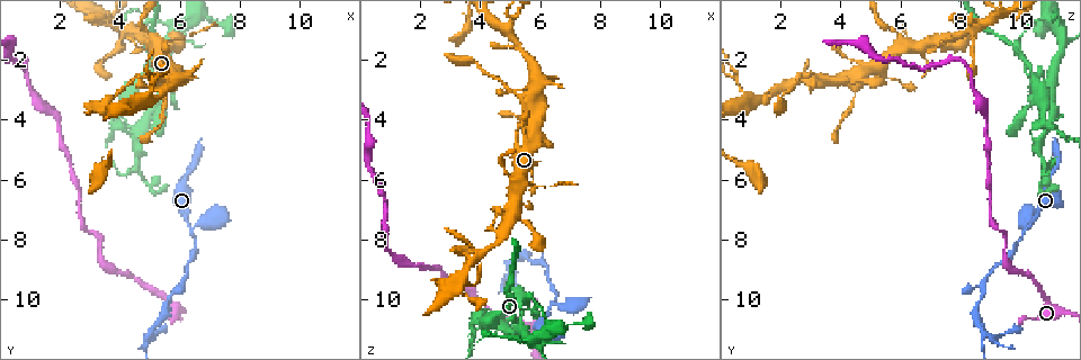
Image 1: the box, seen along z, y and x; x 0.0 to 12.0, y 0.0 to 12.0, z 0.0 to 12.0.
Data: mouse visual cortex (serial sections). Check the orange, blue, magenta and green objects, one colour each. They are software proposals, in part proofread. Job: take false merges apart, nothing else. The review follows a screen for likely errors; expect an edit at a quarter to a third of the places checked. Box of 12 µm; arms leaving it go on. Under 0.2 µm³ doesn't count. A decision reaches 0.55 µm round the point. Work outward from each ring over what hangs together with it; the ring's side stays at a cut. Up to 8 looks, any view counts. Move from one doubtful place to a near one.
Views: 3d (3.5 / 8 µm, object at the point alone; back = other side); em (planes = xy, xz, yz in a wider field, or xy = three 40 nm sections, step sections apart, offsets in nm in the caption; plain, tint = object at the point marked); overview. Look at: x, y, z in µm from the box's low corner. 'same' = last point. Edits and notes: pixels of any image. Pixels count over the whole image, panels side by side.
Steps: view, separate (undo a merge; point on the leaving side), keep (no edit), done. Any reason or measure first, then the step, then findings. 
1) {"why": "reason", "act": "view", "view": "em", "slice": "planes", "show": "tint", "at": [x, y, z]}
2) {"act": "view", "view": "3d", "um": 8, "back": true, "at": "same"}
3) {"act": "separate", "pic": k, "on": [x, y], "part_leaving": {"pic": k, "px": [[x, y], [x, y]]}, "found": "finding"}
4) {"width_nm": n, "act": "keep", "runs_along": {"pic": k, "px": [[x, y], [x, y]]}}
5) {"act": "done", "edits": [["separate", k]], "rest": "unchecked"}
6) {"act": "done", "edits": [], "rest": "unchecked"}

{"why": "branch point", "act": "view", "view": "3d", "um": 3.5, "at": [6.3, 7.6, 10.2]}

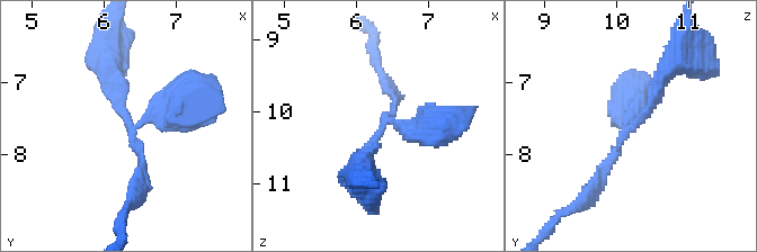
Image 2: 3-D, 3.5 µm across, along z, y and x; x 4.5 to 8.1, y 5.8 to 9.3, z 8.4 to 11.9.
{"why": "now the EM", "act": "view", "view": "em", "slice": "xy", "step": 1, "show": "tint", "at": [6.35, 7.60, 10.15]}

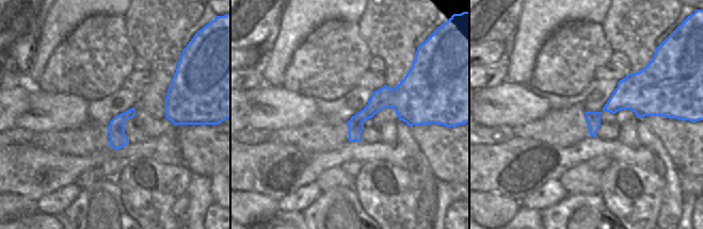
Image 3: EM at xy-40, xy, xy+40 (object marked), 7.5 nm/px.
{"act": "keep", "runs_along": {"pic": 2, "px": [[669, 68], [595, 188]]}, "found": "continuous, no second cell"}

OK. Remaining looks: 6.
{"why": "abrupt turn", "act": "view", "view": "3d", "um": 8, "at": [5.1, 11.1, 8.7]}

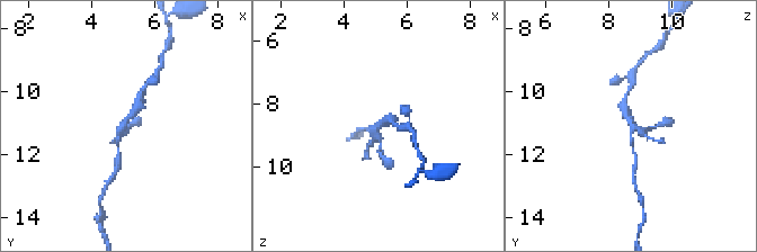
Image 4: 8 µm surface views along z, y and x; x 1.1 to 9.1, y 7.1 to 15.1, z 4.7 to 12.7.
{"act": "view", "view": "em", "slice": "xy", "step": 1, "show": "tint", "at": [5.0, 11.1, 8.7]}

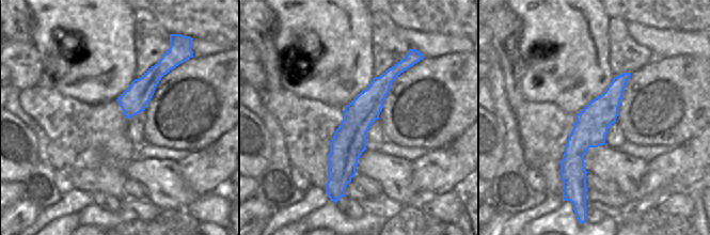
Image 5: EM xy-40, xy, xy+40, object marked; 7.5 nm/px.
{"act": "keep", "runs_along": {"pic": 5, "px": [[403, 62], [359, 114], [341, 185]]}, "found": "all the same cell"}

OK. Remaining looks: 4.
{"why": "abrupt turn", "act": "view", "view": "3d", "um": 8, "back": true, "at": [3.2, 7.8, 9.5]}

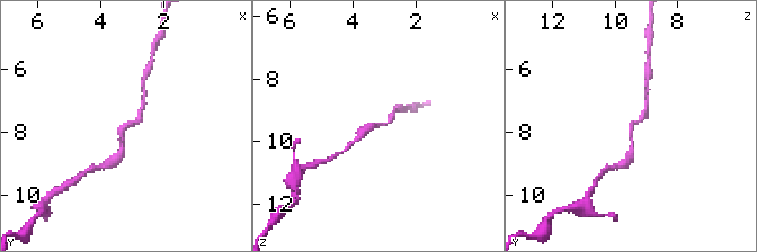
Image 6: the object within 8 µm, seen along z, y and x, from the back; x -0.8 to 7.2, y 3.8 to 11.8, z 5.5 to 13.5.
{"why": "need the tissue", "act": "view", "view": "em", "slice": "xy", "step": 2, "show": "tint", "at": [3.2, 7.9, 9.5]}

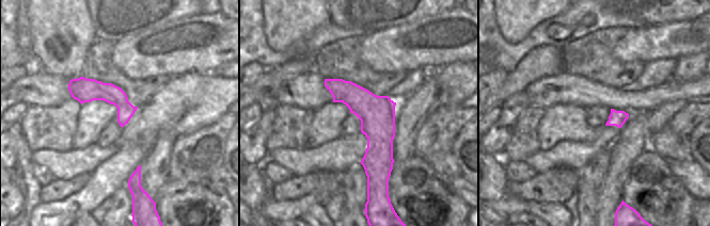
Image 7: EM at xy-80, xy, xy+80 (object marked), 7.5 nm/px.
{"arm_widths_nm": [200, 200], "act": "keep", "runs_along": {"pic": 7, "px": [[327, 81], [376, 123], [373, 183]]}, "found": "one cell here"}

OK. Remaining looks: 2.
{"act": "done", "edits": [], "rest": "unchecked"}

